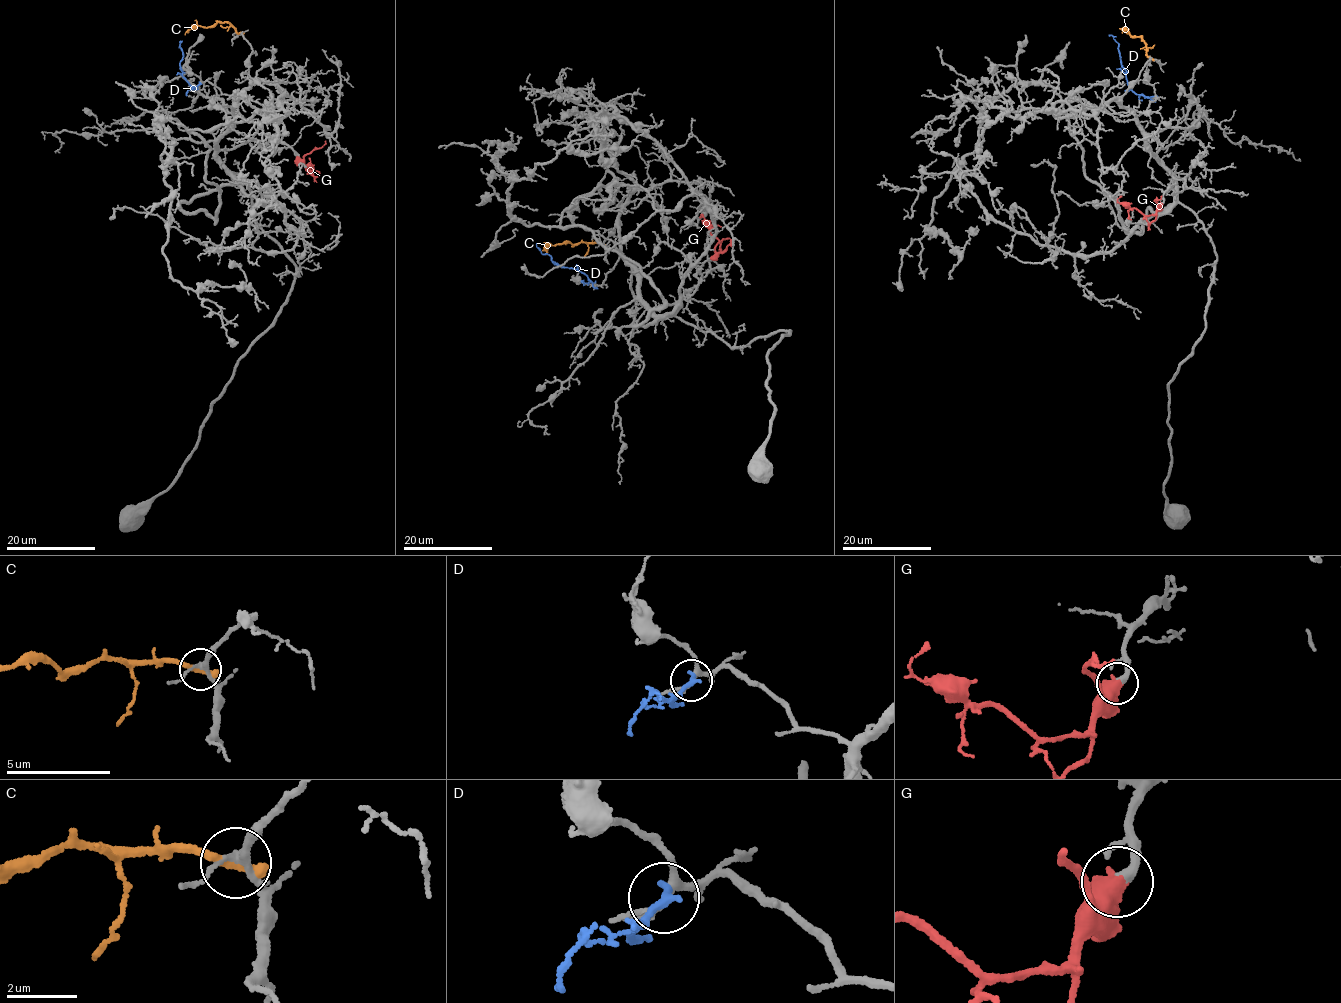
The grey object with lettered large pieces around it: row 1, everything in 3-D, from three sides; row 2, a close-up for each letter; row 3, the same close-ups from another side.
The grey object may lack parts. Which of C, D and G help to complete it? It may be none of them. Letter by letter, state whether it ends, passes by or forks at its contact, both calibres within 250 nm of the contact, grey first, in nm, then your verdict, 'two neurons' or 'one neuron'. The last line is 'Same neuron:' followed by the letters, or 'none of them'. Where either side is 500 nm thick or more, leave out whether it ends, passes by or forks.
C: it ends | 180/320 nm | two neurons
D: it ends | 170/280 nm | two neurons
G: 320/700 nm | one neuron
Same neuron: G

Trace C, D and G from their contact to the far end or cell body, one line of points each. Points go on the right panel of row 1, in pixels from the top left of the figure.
C: (1151, 58), (1147, 55), (1143, 39), (1134, 37), (1126, 29), (1122, 33)
D: (1153, 97), (1136, 94), (1130, 88), (1118, 43), (1109, 35)
G: (1162, 204), (1155, 214), (1145, 216), (1135, 208), (1127, 208), (1119, 202), (1121, 195)

